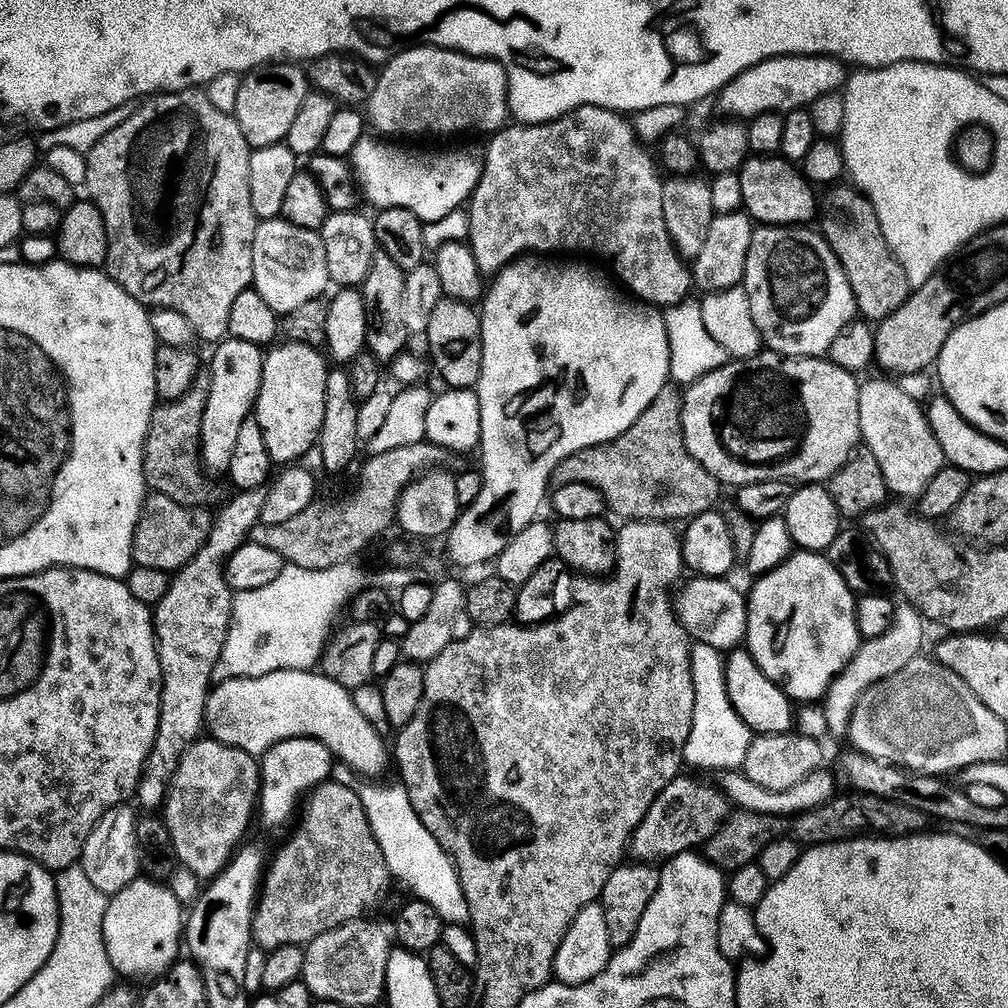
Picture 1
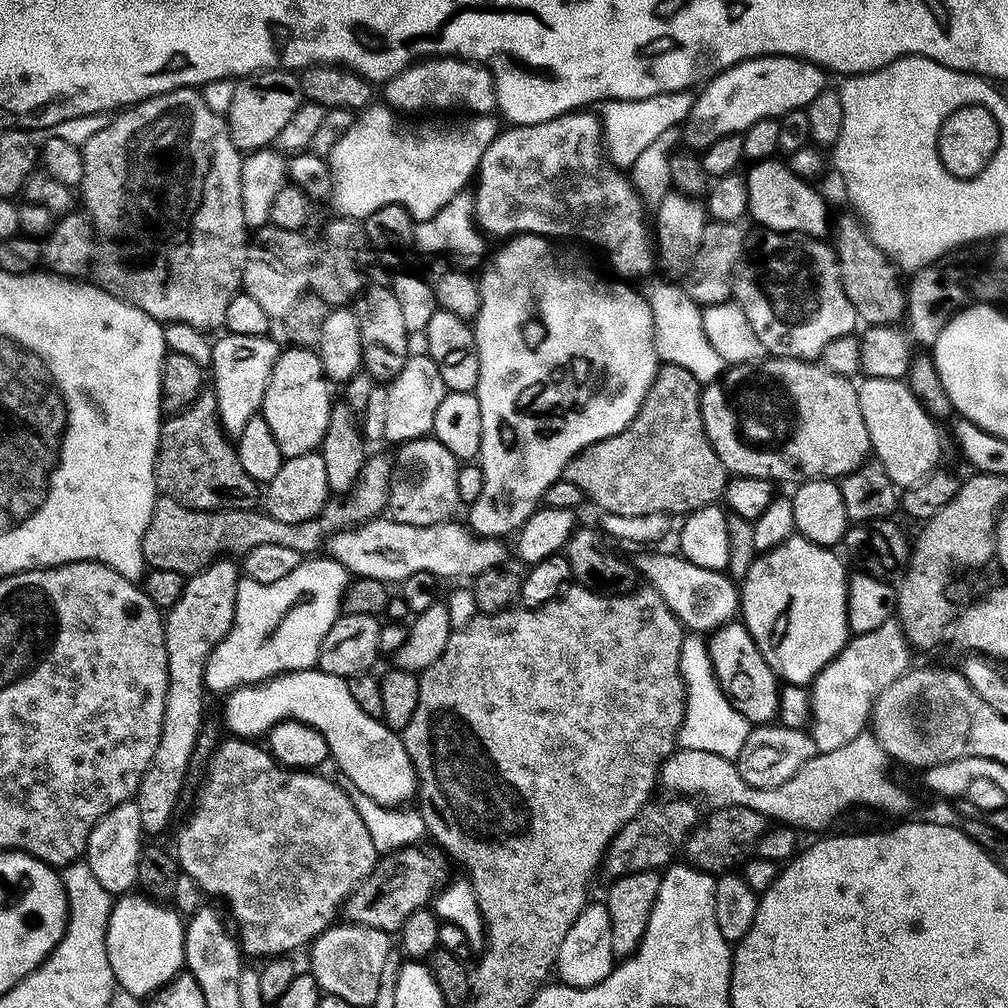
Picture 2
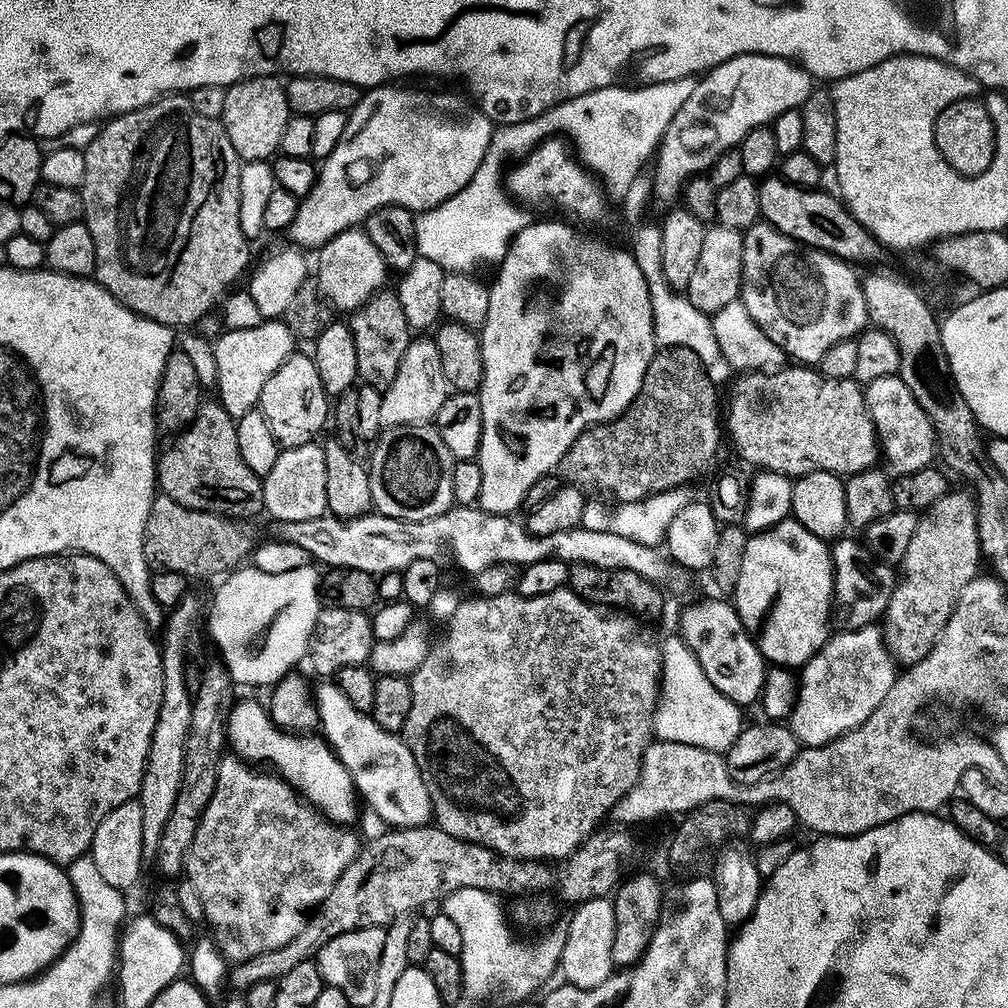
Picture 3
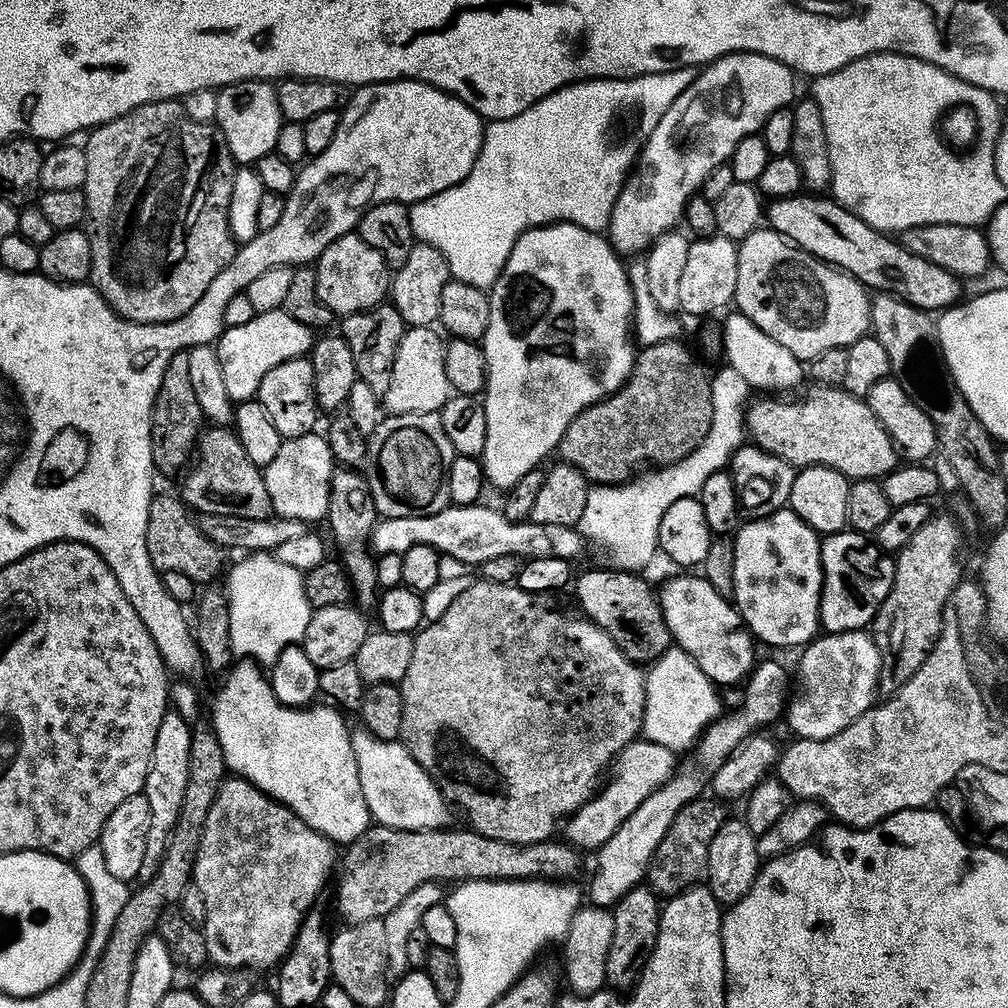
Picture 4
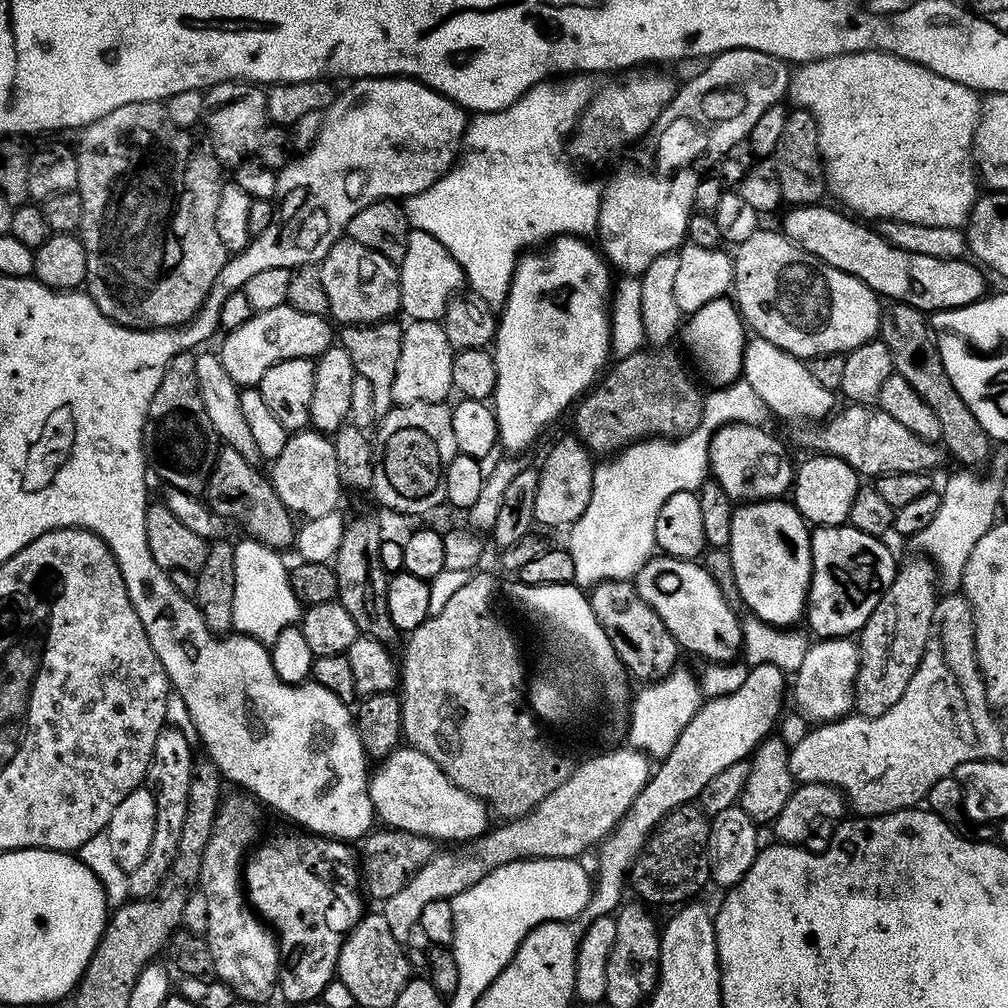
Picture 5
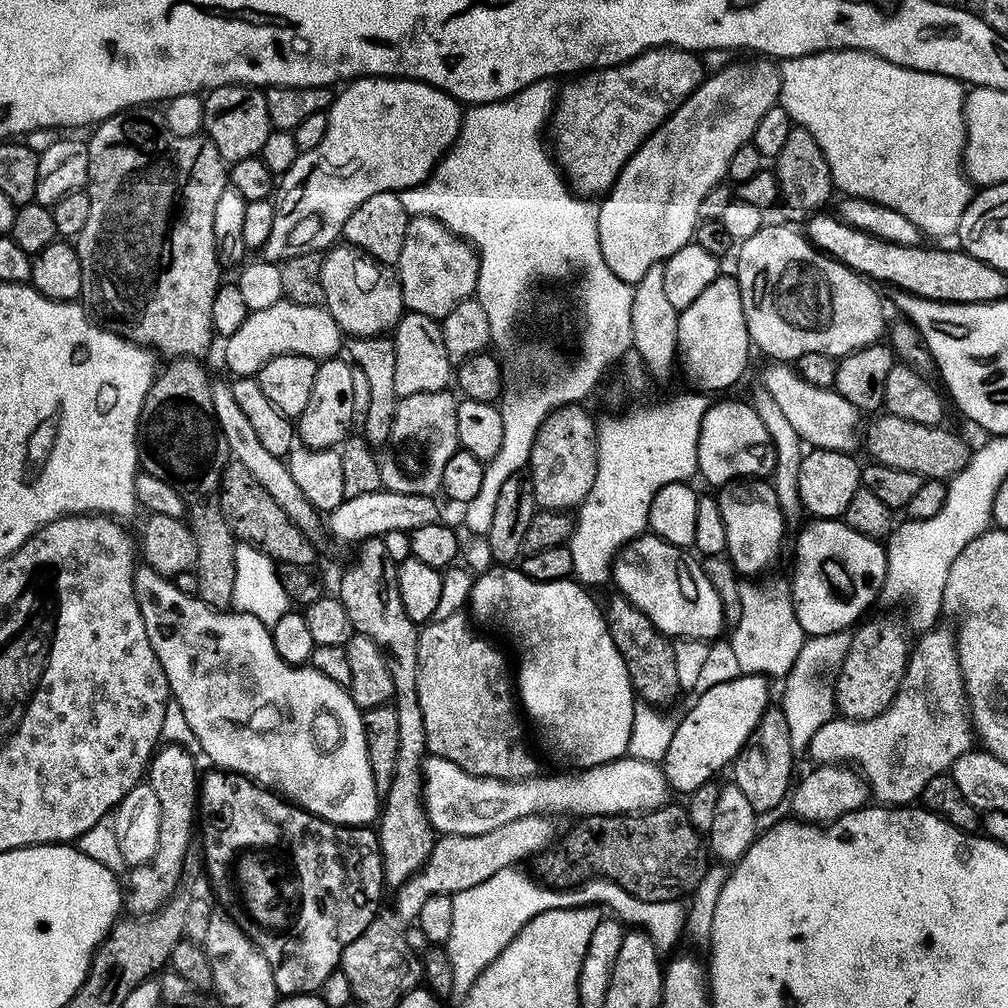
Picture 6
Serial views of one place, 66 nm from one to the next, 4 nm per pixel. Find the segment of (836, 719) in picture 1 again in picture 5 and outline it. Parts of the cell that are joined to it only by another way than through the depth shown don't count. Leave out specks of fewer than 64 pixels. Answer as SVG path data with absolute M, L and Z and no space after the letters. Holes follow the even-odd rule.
M828 638L811 643L800 668L794 673L795 707L814 722L827 722L849 715L855 705L855 684L859 668L859 645L853 639Z

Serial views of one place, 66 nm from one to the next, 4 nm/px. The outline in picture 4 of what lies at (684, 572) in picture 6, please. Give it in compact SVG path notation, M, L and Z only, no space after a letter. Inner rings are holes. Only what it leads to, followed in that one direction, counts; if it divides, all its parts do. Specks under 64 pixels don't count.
M700 574L680 575L684 576L672 576L658 588L662 614L675 647L685 651L716 686L740 684L754 667L752 633L736 611L735 603L722 595L710 580L705 580Z

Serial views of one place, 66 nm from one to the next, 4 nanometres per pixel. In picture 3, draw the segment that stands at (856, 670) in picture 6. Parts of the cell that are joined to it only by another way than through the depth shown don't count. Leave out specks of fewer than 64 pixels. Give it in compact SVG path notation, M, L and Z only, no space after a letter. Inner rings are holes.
M950 490L919 517L910 546L898 564L893 596L882 615L884 641L897 665L922 662L934 650L934 642L938 642L958 602L958 594L981 571L976 502L971 491L963 491Z

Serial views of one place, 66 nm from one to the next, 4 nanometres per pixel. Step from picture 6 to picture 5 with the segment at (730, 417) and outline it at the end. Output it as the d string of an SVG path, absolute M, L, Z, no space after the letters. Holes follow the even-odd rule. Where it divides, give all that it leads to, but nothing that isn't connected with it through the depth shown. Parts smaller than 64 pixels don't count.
M725 424L712 433L708 447L710 472L733 501L775 500L792 487L793 461L788 461L787 450L764 430L754 424Z

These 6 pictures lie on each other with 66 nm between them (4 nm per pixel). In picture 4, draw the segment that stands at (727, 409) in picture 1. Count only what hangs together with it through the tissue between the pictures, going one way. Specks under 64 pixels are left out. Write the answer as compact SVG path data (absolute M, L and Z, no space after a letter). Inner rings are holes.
M812 386L805 396L797 400L788 398L753 399L746 408L746 432L751 443L764 452L782 458L797 469L808 468L812 464L830 466L838 470L849 481L874 480L882 478L898 464L898 449L882 422L870 410L867 399L855 396L842 386Z

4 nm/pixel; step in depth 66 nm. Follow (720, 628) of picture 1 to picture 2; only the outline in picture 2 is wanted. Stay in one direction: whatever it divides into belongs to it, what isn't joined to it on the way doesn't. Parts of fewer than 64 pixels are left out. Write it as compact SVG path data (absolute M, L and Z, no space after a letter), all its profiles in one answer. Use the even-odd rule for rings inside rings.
M644 552L637 556L636 566L681 625L693 633L710 634L739 613L739 589L727 573L695 566L674 552Z

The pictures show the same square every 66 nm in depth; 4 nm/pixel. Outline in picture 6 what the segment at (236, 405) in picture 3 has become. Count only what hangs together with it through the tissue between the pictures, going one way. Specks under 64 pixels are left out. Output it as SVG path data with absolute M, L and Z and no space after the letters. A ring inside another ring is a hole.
M287 298L279 300L266 310L249 312L246 322L239 330L223 341L224 364L233 377L255 377L270 358L275 356L309 356L314 361L327 360L341 351L342 333L338 322L323 306L302 306Z

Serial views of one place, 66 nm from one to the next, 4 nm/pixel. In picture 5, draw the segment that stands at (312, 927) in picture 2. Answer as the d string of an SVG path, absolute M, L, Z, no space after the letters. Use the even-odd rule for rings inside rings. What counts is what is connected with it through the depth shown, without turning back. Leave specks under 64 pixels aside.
M240 794L244 796L228 796L225 795L220 801L220 807L216 810L216 821L212 827L212 833L210 834L210 842L206 842L206 850L202 854L202 866L200 867L200 879L198 881L198 891L206 898L206 918L208 919L208 931L206 933L206 939L210 946L210 958L212 959L212 972L221 980L226 982L232 988L233 997L241 1000L249 1000L253 1006L260 1006L264 1004L273 995L274 997L278 992L278 981L280 978L280 945L274 935L273 929L269 927L265 921L261 920L256 915L255 911L250 907L245 893L242 891L242 869L244 867L244 861L249 855L250 847L257 841L256 831L259 830L260 826L256 823L259 818L259 810L261 811L261 805L257 803L251 795Z

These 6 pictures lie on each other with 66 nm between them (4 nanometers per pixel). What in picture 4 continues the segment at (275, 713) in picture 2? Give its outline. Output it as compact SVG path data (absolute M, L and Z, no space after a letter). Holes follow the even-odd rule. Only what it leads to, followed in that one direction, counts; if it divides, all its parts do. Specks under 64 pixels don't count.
M357 730L350 736L350 754L356 760L356 782L362 790L367 815L371 819L373 816L377 825L398 830L422 830L443 829L449 823L448 801L403 743L379 740L369 732Z

